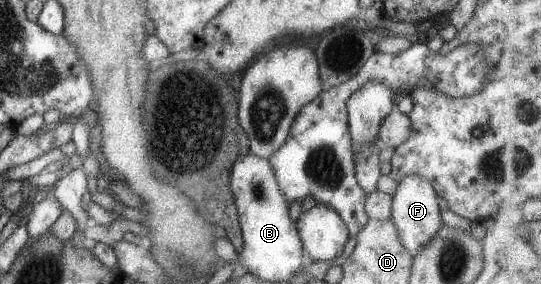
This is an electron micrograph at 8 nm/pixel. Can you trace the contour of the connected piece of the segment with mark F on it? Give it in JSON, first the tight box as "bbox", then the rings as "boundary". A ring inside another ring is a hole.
{"bbox":[390,174,443,254],"boundary":[[[408,174],[397,181],[397,189],[390,200],[390,221],[397,231],[397,238],[404,249],[416,254],[440,227],[439,210],[443,204],[433,187],[420,176]]]}

